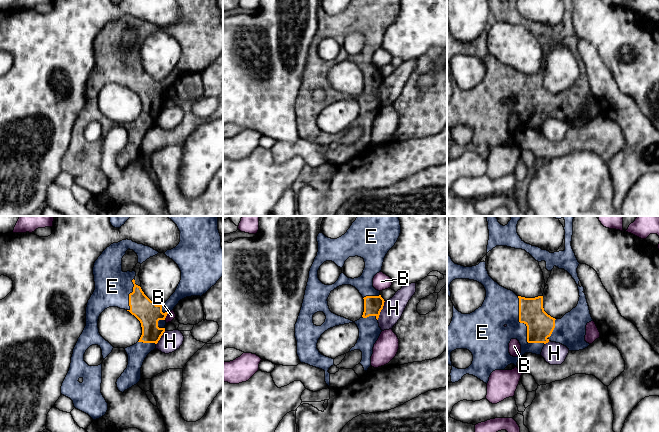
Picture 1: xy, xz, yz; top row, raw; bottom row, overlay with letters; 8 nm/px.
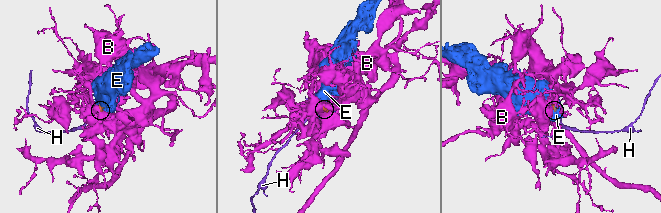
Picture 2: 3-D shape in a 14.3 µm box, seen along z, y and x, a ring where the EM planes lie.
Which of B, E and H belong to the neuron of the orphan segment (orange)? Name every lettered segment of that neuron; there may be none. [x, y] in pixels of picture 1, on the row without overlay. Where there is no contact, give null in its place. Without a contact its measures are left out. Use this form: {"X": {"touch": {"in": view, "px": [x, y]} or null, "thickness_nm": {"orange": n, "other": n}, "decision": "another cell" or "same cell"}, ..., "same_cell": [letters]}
{"B": {"touch": {"in": "xy", "px": [166, 91]}, "thickness_nm": {"orange": 190, "other": 70}, "decision": "another cell"}, "E": {"touch": {"in": "yz", "px": [526, 101]}, "thickness_nm": {"orange": 220, "other": 280}, "decision": "same cell"}, "H": {"touch": {"in": "xz", "px": [381, 85]}, "thickness_nm": {"orange": 150, "other": 160}, "decision": "another cell"}, "same_cell": ["E"]}

